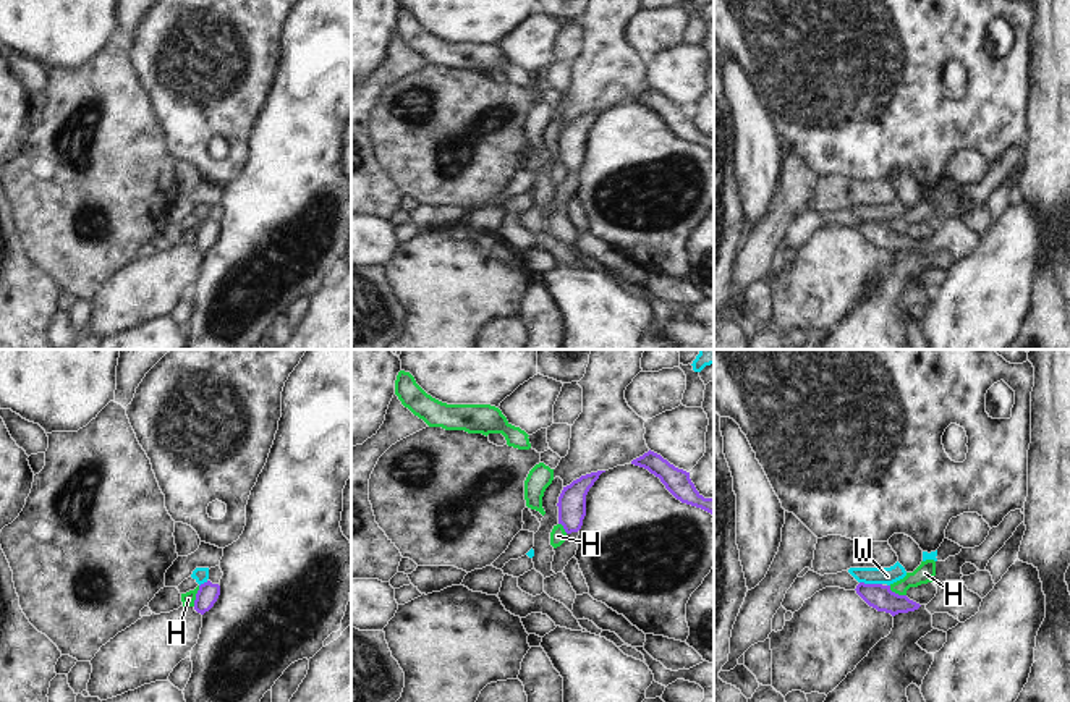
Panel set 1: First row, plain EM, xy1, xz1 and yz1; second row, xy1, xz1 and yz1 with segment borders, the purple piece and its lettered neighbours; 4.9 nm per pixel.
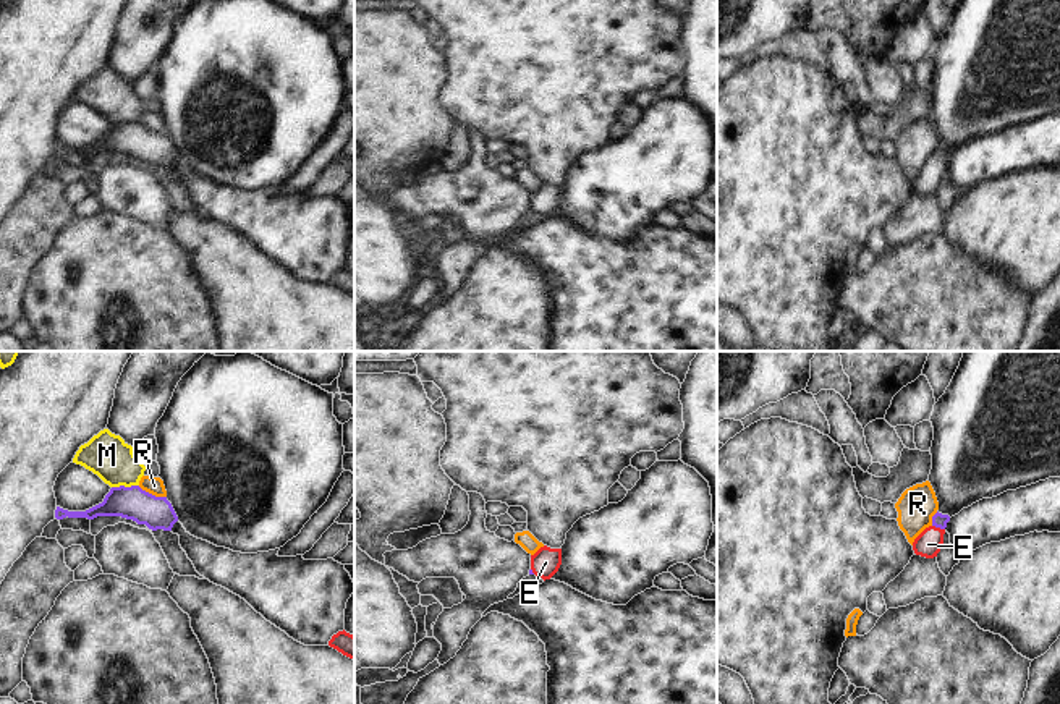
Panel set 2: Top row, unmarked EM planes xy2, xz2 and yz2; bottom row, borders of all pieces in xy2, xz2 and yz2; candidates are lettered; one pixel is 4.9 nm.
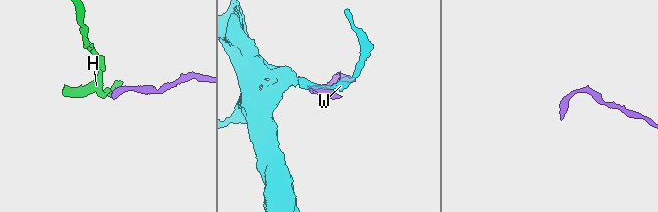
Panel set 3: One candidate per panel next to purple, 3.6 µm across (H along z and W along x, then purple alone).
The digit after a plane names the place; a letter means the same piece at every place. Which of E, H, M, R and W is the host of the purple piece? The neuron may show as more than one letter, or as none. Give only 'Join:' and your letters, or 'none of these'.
Join: E

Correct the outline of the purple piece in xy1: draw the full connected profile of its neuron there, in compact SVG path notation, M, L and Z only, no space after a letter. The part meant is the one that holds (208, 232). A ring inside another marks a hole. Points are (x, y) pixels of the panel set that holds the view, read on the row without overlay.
M210 218L201 222L199 228L196 231L194 247L197 251L204 252L206 249L209 249L214 244L219 233L220 233L220 223L219 222L212 222Z

